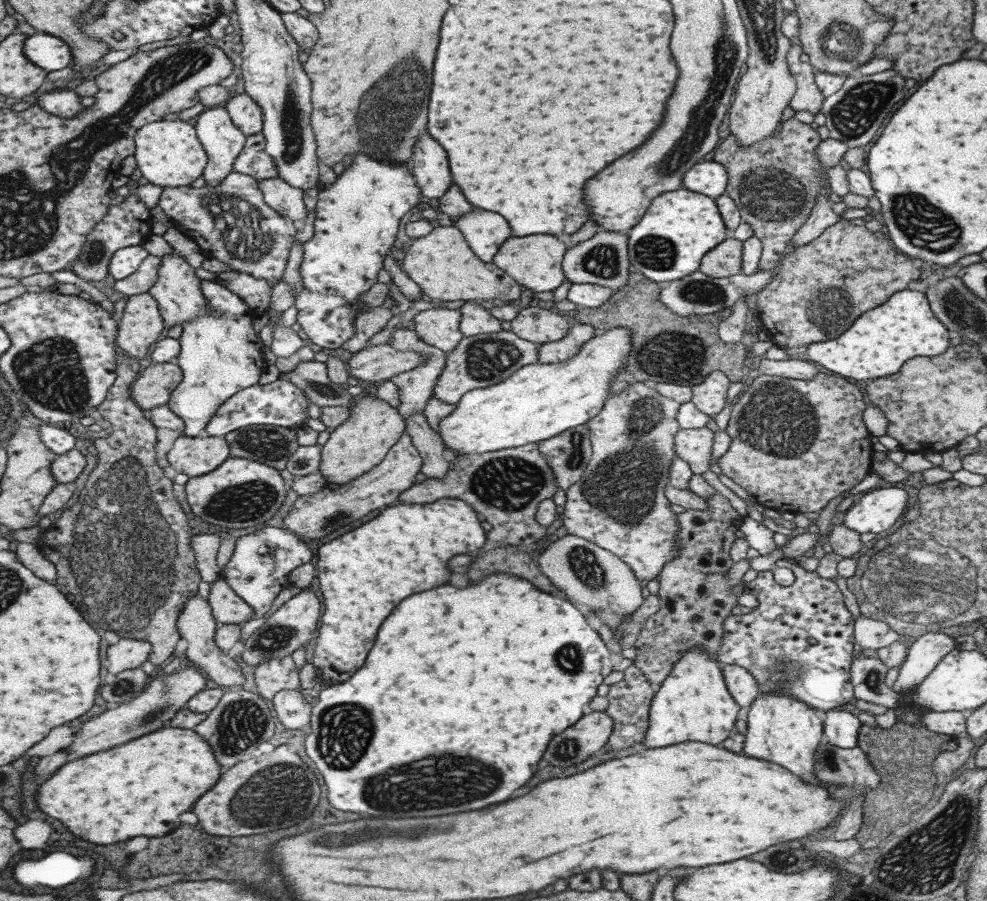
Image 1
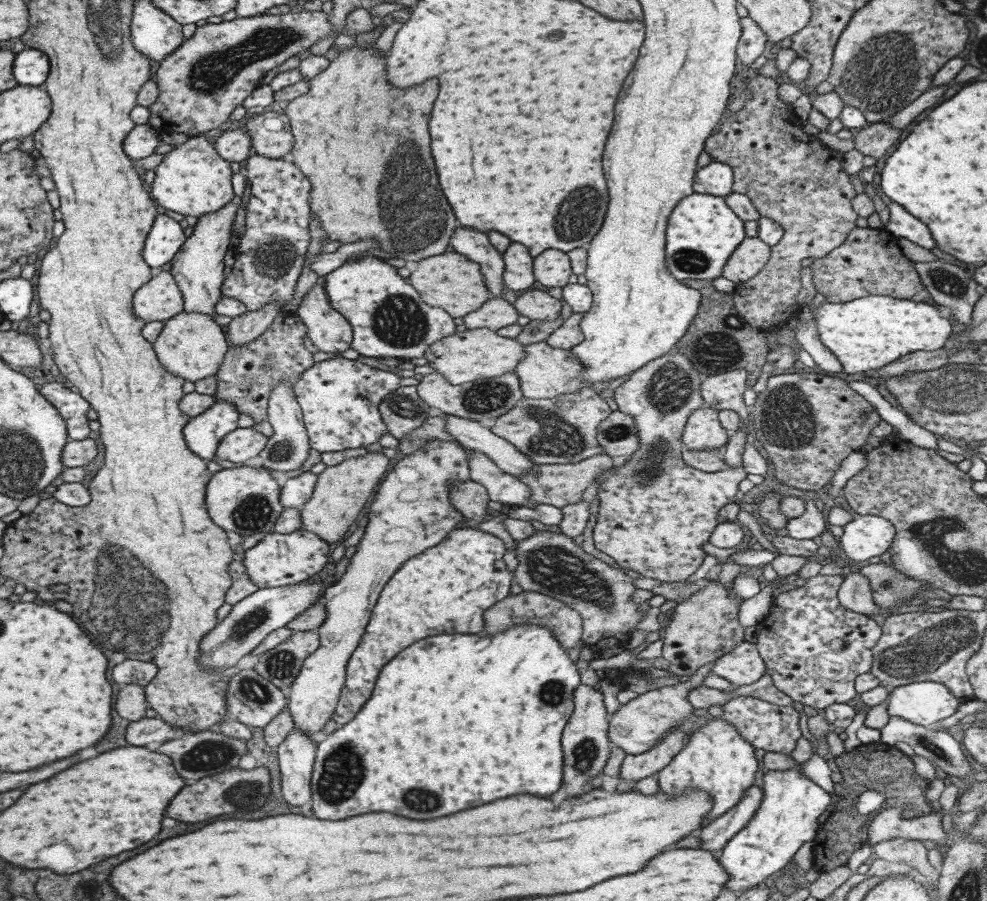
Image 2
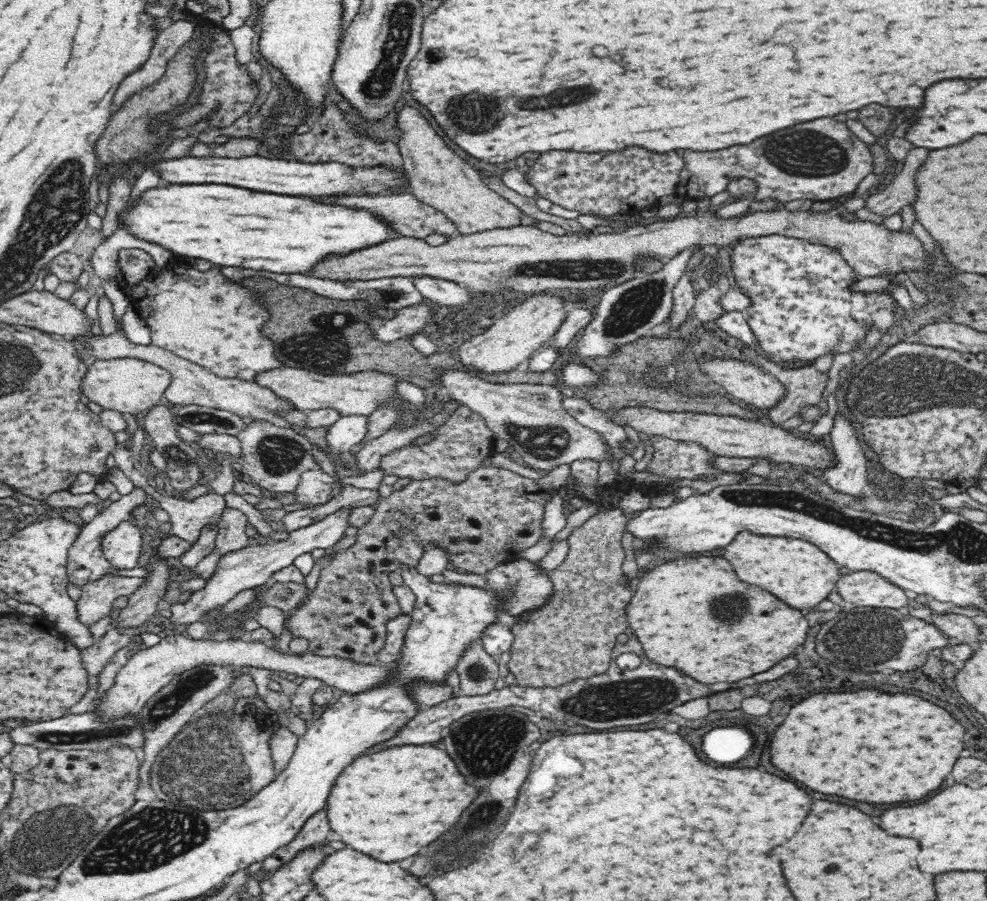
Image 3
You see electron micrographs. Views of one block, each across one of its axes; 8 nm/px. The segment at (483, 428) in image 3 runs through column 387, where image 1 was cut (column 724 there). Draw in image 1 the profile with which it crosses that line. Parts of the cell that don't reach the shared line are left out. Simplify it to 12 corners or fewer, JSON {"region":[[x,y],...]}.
{"region":[[818,373],[760,374],[723,474],[781,513],[871,473],[867,404]]}

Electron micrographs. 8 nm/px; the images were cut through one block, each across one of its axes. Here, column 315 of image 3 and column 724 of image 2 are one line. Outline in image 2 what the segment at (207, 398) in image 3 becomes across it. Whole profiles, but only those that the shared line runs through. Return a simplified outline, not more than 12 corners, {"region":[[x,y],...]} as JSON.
{"region":[[704,404],[690,413],[682,440],[688,449],[724,447],[730,432]]}

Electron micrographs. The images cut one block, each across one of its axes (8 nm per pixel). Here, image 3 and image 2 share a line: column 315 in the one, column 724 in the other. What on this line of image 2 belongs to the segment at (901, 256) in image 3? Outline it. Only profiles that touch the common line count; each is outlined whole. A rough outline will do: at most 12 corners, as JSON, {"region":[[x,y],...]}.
{"region":[[747,237],[728,258],[723,278],[736,284],[757,276],[772,247]]}

